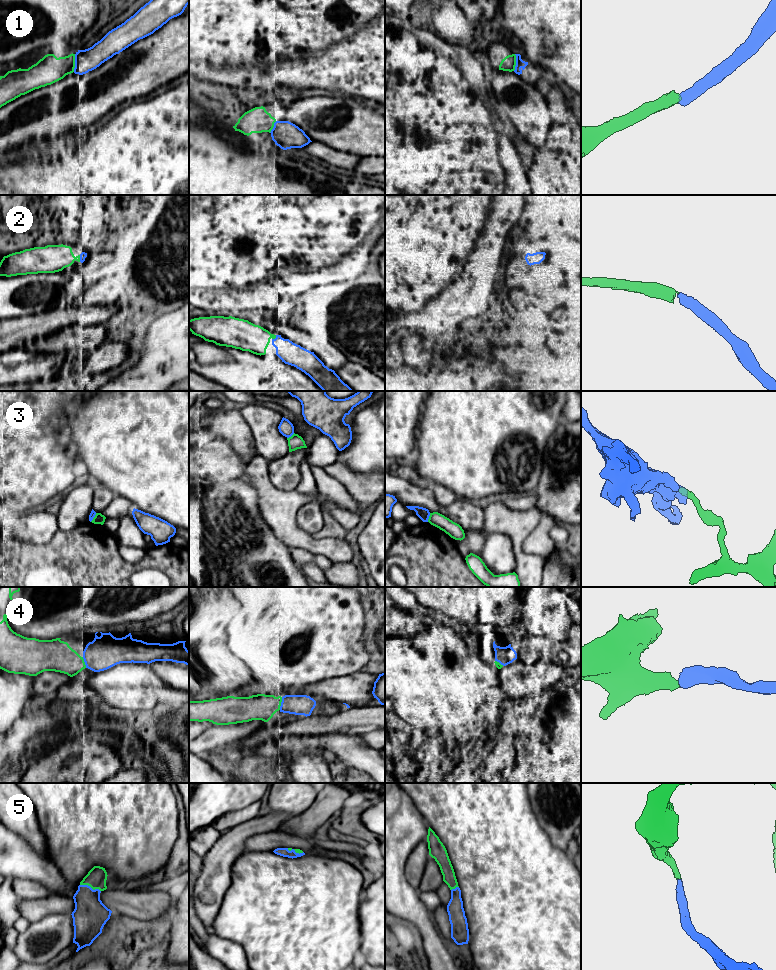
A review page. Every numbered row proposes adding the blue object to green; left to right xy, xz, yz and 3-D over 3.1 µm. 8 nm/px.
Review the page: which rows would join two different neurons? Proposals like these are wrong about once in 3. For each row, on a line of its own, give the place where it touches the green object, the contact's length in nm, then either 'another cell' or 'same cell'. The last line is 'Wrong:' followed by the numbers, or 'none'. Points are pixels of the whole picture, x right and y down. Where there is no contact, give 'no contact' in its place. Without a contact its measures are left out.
1: meets green in xy at (74, 63); contact 140 nm long; another cell
2: meets green in xz at (274, 338); contact 50 nm long; same cell
3: meets green in yz at (429, 517); contact 80 nm long; another cell
4: meets green in xz at (280, 703); contact 110 nm long; same cell
5: meets green in xy at (90, 886); contact 180 nm long; same cell
Wrong: 1, 3

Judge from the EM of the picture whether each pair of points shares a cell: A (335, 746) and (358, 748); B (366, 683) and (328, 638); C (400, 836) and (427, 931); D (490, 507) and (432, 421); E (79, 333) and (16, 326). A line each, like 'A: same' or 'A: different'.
A: same
B: different
C: same
D: different
E: different

